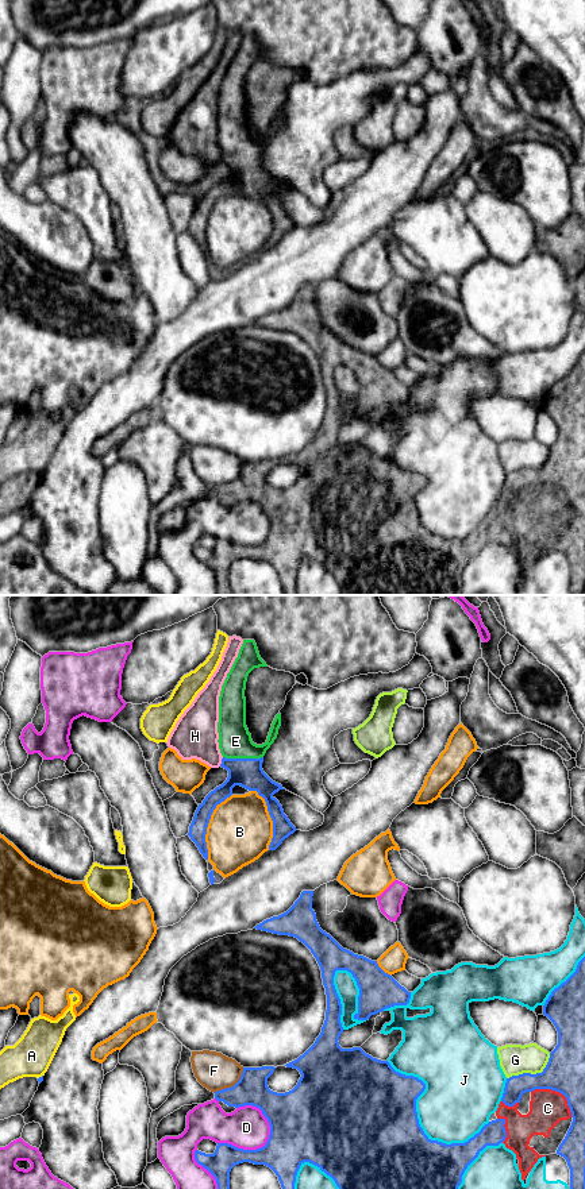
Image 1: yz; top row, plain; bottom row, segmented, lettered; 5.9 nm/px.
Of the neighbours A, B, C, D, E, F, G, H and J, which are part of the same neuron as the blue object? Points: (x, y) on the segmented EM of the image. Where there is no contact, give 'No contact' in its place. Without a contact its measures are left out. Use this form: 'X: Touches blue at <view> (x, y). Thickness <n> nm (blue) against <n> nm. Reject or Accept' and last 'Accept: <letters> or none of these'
A: Touches blue at yz (39, 1077). Thickness 30 nm (blue) against 240 nm. Reject
B: Touches blue at yz (207, 825). Thickness 110 nm (blue) against 380 nm. Reject
C: Touches blue at yz (558, 1091). Thickness 240 nm (blue) against 220 nm. Accept
D: Touches blue at yz (251, 1150). Thickness 280 nm (blue) against 240 nm. Reject
E: Touches blue at yz (243, 759). Thickness 180 nm (blue) against 190 nm. Accept
F: Touches blue at yz (231, 1087). Thickness 190 nm (blue) against 220 nm. Reject
G: Touches blue at yz (532, 1074). Thickness 240 nm (blue) against 180 nm. Reject
H: Touches blue at yz (222, 761). Thickness 180 nm (blue) against 280 nm. Reject
J: Touches blue at yz (418, 1122). Thickness 500 nm (blue) against 420 nm. Reject
Accept: C, E

